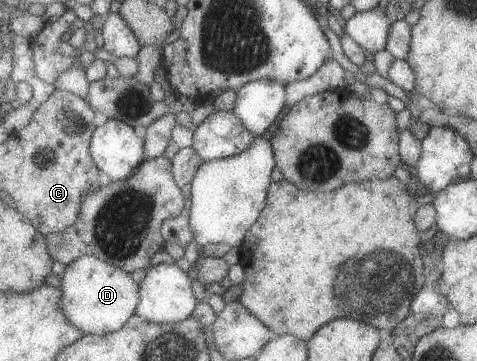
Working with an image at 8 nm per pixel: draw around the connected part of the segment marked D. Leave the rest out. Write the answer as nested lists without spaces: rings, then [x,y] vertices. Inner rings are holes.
[[[83,255],[67,266],[61,277],[61,288],[64,292],[62,307],[66,318],[76,324],[85,335],[104,335],[123,328],[136,315],[141,302],[141,285],[133,280],[130,272],[124,268],[110,265],[95,255]]]

